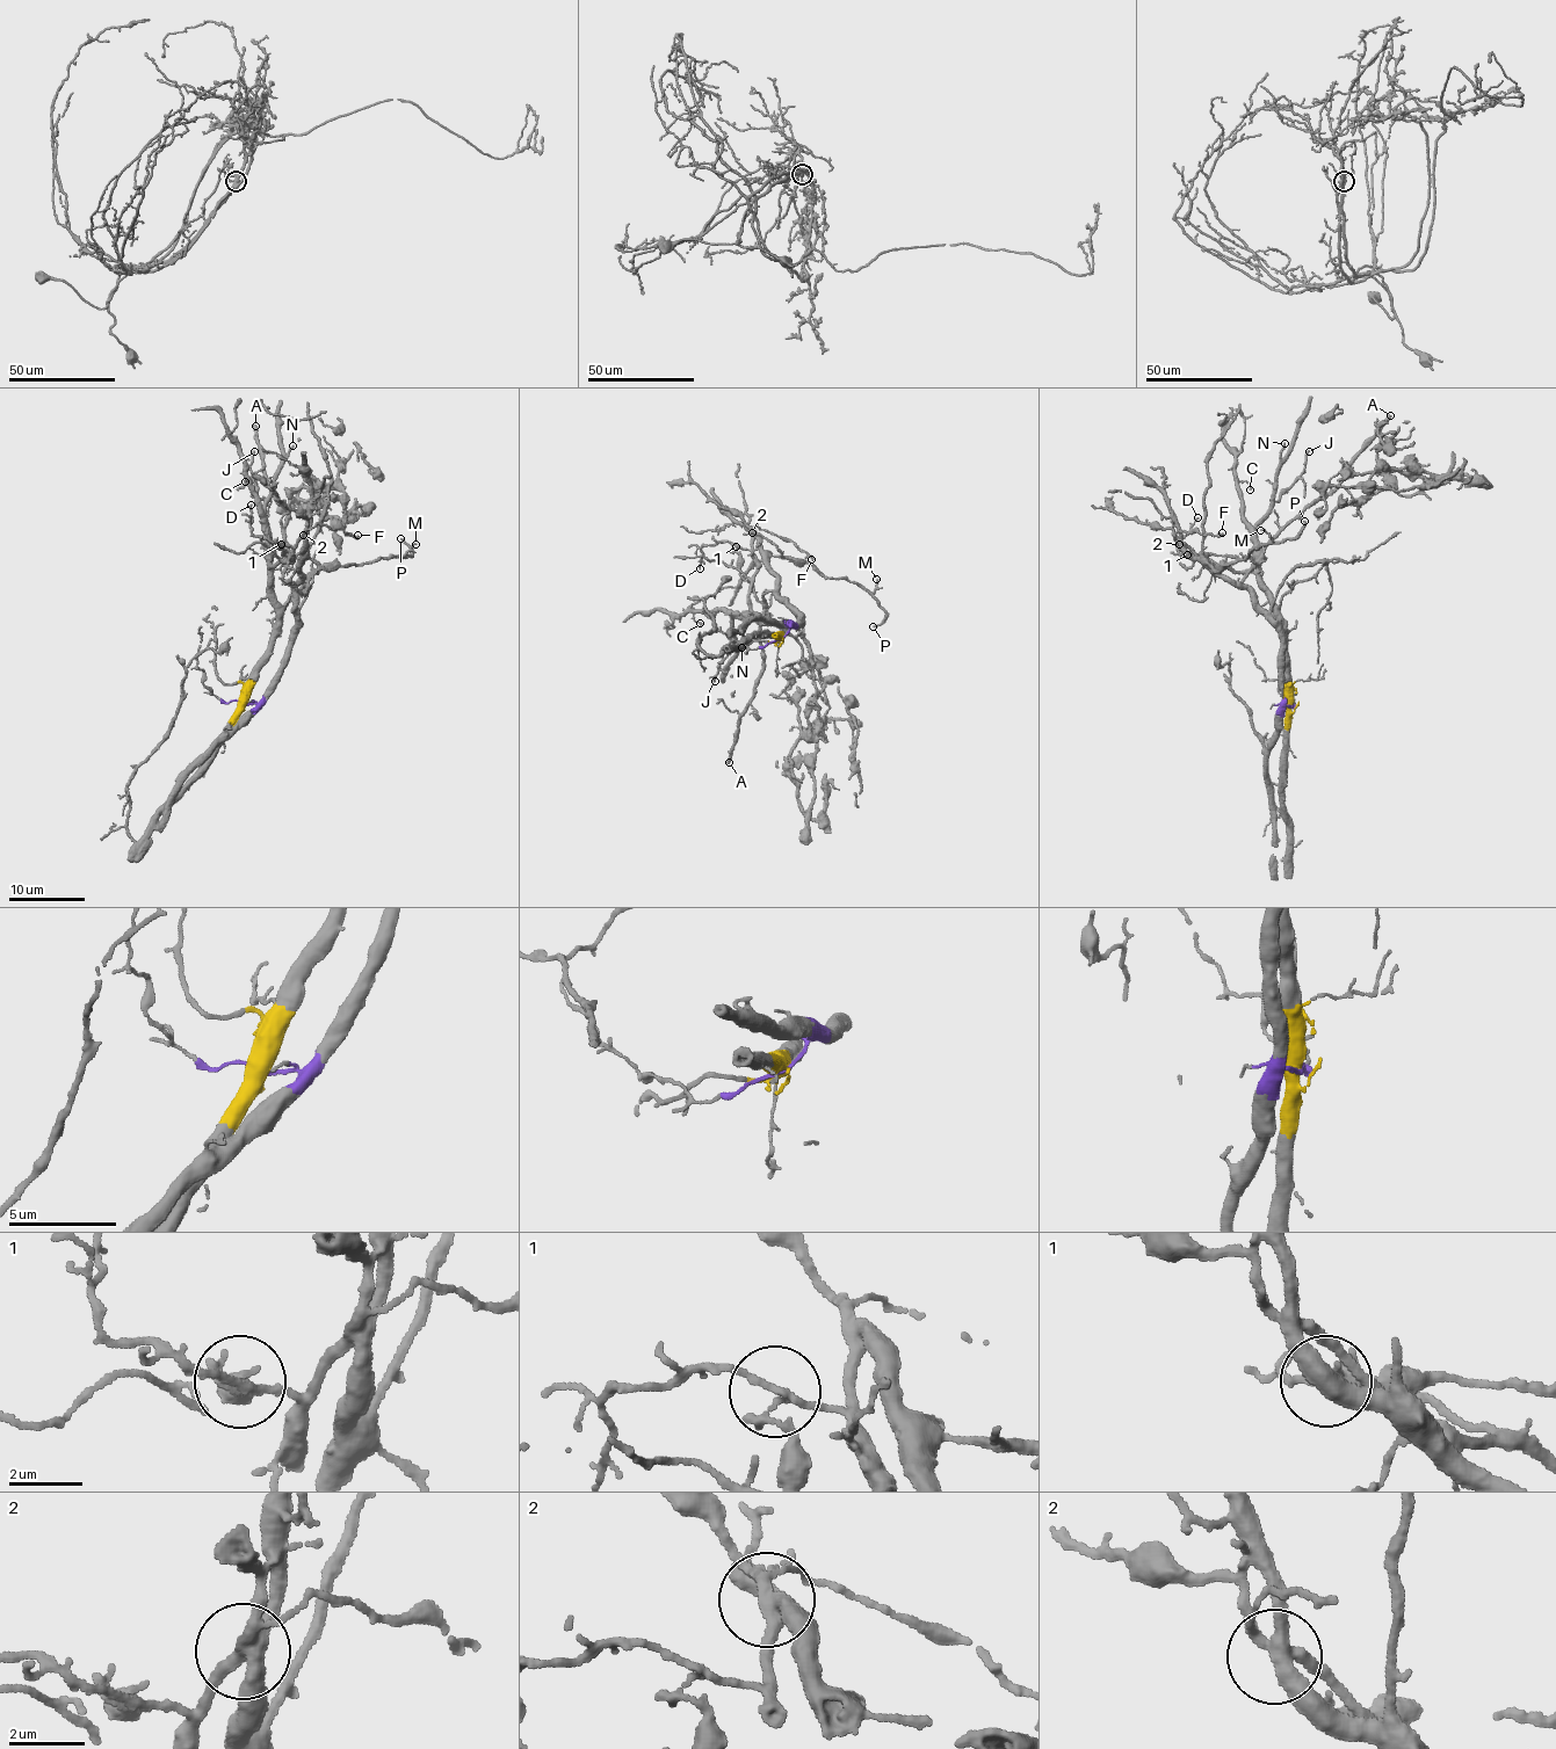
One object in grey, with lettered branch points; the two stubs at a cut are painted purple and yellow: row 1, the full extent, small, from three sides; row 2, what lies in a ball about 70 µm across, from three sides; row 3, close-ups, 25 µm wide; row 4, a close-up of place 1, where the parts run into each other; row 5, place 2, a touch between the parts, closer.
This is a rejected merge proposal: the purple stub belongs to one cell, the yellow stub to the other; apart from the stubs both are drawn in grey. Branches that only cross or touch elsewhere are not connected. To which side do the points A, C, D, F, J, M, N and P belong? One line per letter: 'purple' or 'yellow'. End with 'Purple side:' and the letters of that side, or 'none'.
A: purple
C: yellow
D: yellow
F: yellow
J: yellow
M: purple
N: yellow
P: purple
Purple side: A, M, P

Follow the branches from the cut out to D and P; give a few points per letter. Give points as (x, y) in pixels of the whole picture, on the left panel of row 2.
D: (243, 703), (243, 689), (276, 623), (268, 568), (295, 553), (254, 535), (251, 503)
P: (243, 703), (259, 702), (277, 672), (295, 625), (303, 561), (347, 567), (411, 554), (410, 546), (400, 539)

